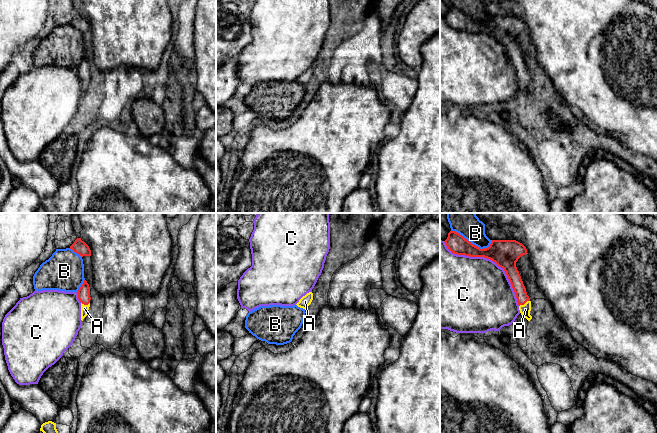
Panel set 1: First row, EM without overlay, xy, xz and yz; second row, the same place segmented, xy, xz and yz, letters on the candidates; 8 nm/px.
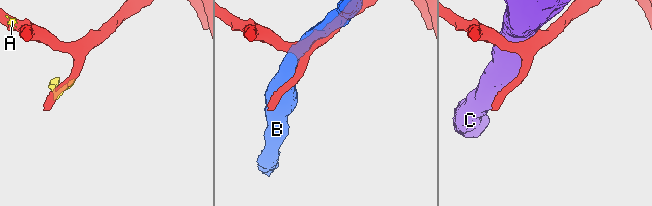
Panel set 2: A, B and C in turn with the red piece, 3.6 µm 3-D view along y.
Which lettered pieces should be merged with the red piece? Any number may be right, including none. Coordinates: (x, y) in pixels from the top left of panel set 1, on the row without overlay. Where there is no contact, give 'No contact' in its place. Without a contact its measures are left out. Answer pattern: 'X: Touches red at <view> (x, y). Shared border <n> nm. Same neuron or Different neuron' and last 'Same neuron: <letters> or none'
A: Touches red at yz (524, 79). Shared border 100 nm. Same neuron
B: Touches red at yz (471, 19). Shared border 340 nm. Different neuron
C: Touches red at yz (490, 35). Shared border 800 nm. Different neuron
Same neuron: A

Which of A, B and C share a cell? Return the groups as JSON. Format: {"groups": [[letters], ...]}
{"groups": [["A"], ["B"], ["C"]]}

